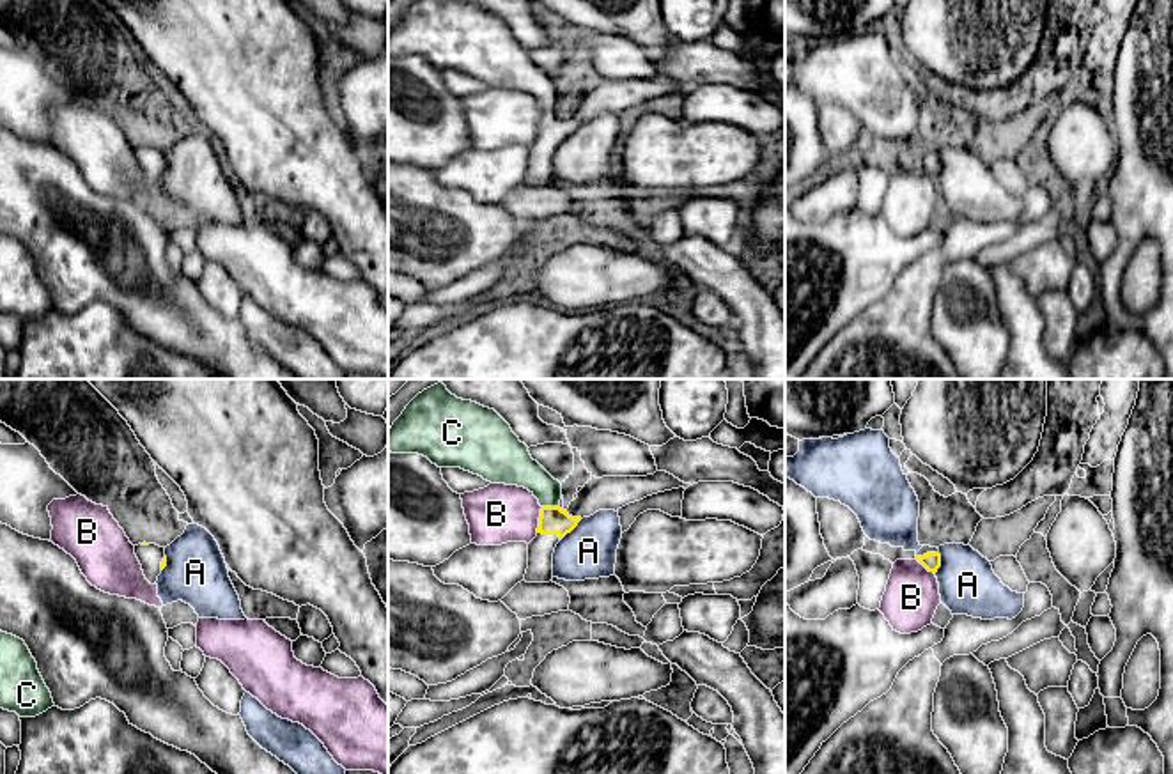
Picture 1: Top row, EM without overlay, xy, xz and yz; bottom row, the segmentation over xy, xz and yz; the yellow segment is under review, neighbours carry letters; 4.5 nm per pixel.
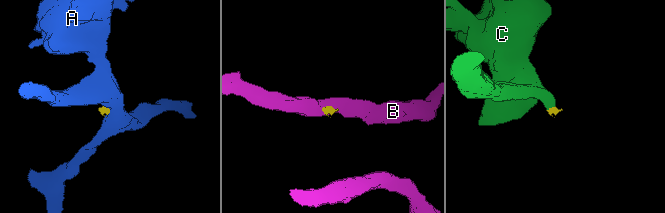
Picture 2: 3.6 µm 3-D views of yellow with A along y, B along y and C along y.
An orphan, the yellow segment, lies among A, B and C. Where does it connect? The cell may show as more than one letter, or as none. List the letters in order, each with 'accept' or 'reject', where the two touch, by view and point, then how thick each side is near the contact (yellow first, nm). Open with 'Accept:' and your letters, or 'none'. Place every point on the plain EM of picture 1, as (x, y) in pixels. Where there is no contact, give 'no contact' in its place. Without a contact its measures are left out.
Accept: C
A: reject; meets yellow in xz at (571, 133); 130 nm thick on the yellow side, 240 nm on the other
B: reject; meets yellow in xz at (539, 123); 130 nm thick on the yellow side, 280 nm on the other
C: accept; meets yellow in xz at (551, 110); 130 nm thick on the yellow side, 180 nm on the other

